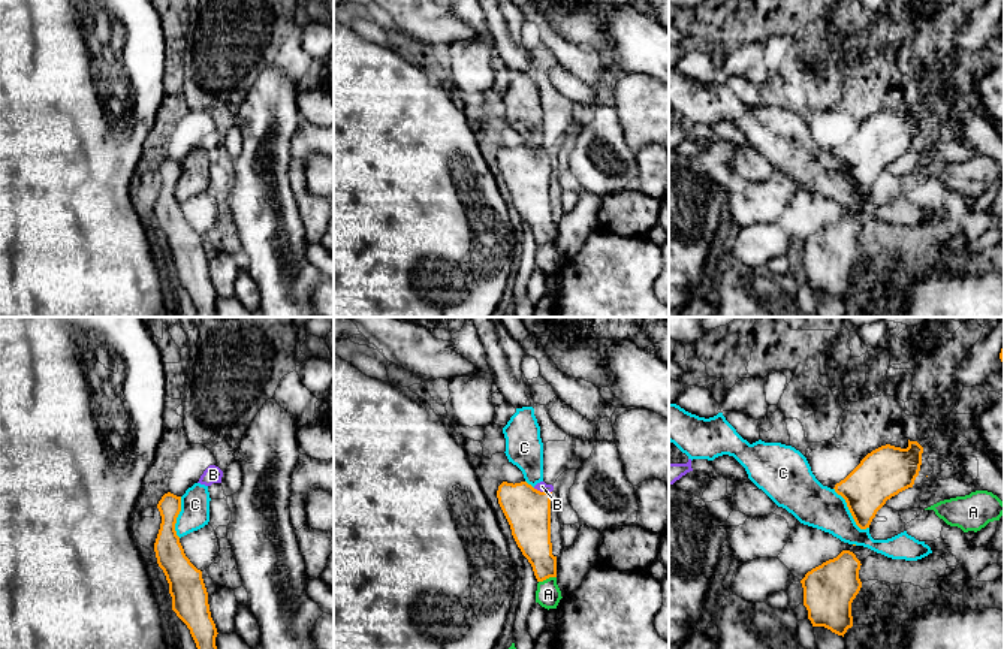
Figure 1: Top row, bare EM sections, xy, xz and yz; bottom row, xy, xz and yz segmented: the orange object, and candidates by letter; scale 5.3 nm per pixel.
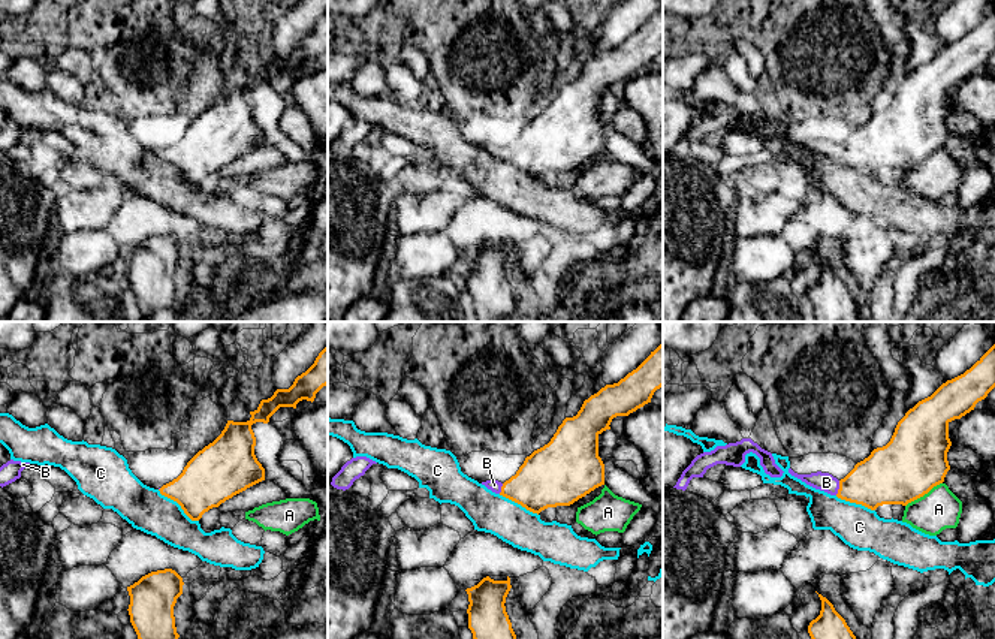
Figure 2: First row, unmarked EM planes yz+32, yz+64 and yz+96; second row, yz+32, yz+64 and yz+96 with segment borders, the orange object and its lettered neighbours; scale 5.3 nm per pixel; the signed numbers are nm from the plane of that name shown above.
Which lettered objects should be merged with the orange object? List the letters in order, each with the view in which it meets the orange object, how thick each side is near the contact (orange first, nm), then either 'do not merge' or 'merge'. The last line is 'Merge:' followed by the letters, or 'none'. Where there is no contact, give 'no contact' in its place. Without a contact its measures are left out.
A: meets orange in xz; 190 nm thick on the orange side, 140 nm on the other; do not merge
B: meets orange in xz; 240 nm thick on the orange side, 60 nm on the other; merge
C: meets orange in yz; 260 nm thick on the orange side, 240 nm on the other; do not merge
Merge: B

